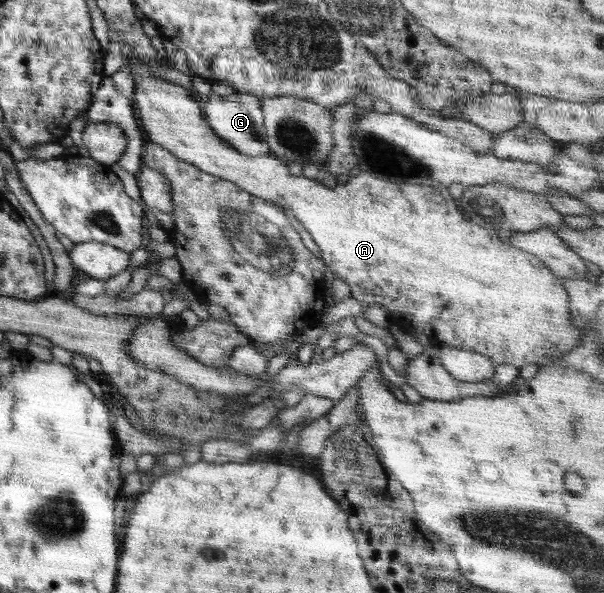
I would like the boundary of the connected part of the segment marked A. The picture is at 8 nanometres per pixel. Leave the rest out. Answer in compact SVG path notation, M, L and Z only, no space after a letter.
M135 58L123 66L130 67L134 77L135 89L131 96L147 142L162 145L206 175L231 181L239 189L271 201L285 213L289 211L307 229L334 277L349 285L351 298L366 306L385 307L391 316L403 319L416 333L427 335L433 346L448 345L487 356L495 366L513 364L524 372L538 368L551 355L569 351L579 343L581 331L573 325L562 278L551 273L538 257L513 248L510 243L502 243L499 233L469 220L444 186L397 184L362 172L345 185L333 188L303 175L295 177L289 173L288 163L273 153L257 157L239 153L210 128L203 117L201 102L190 91L176 82L154 76L147 62Z

